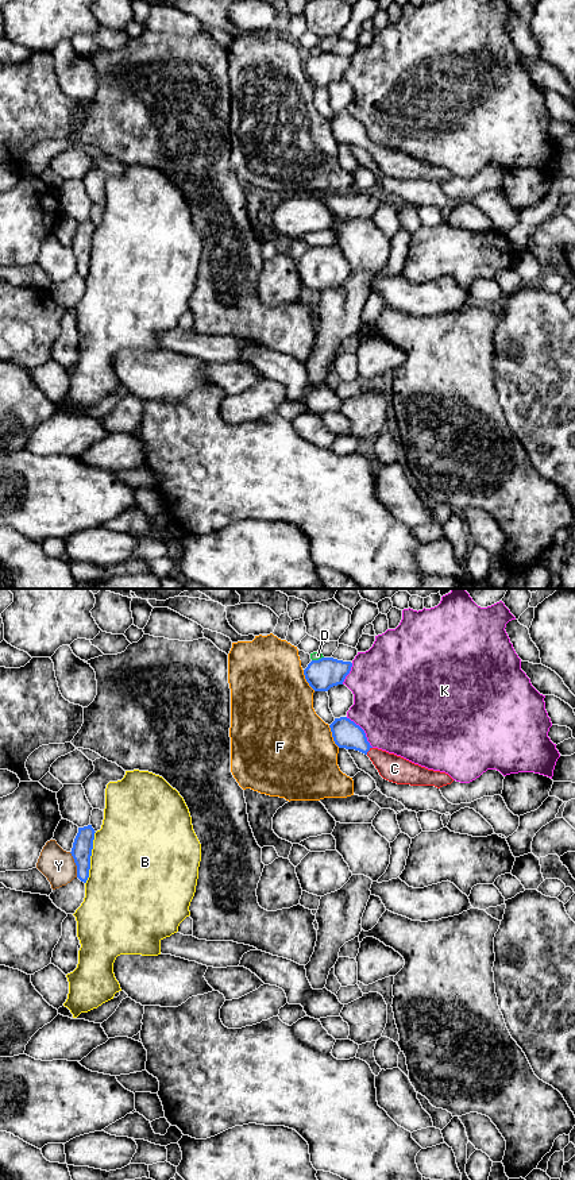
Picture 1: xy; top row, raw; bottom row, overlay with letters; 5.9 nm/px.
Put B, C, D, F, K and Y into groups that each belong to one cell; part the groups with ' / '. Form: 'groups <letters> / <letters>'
groups B / C / D / F / K / Y

